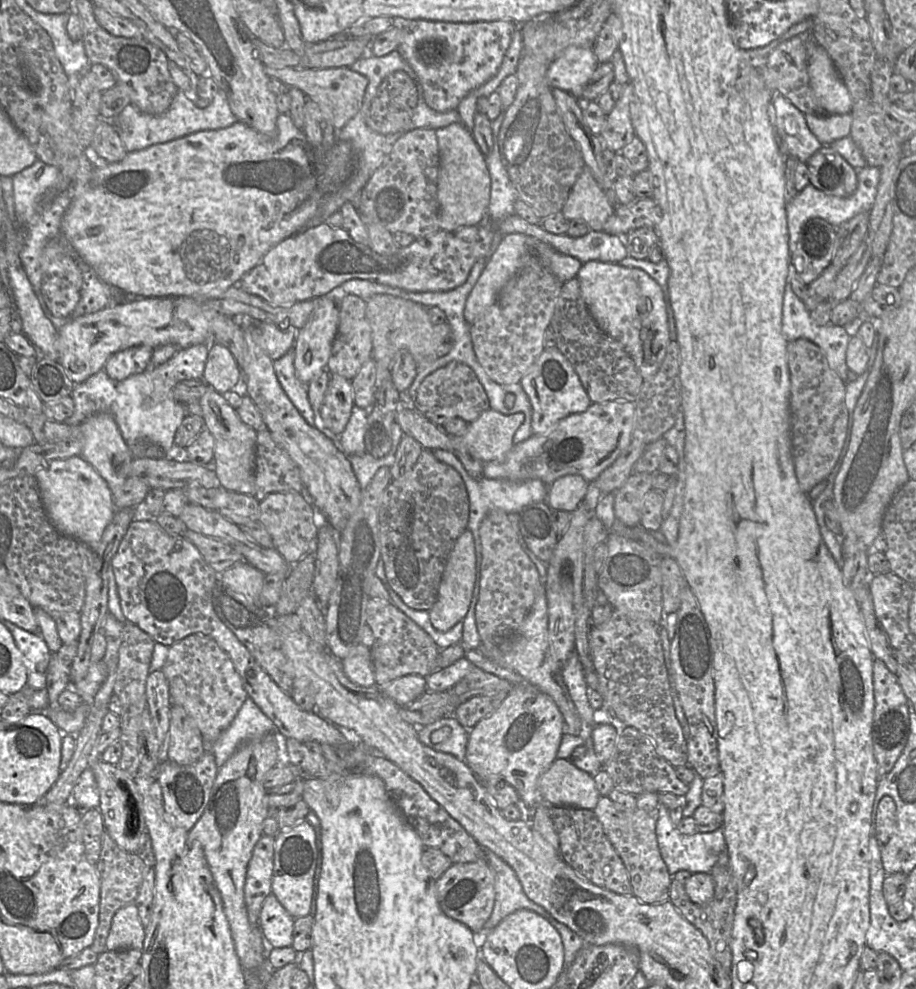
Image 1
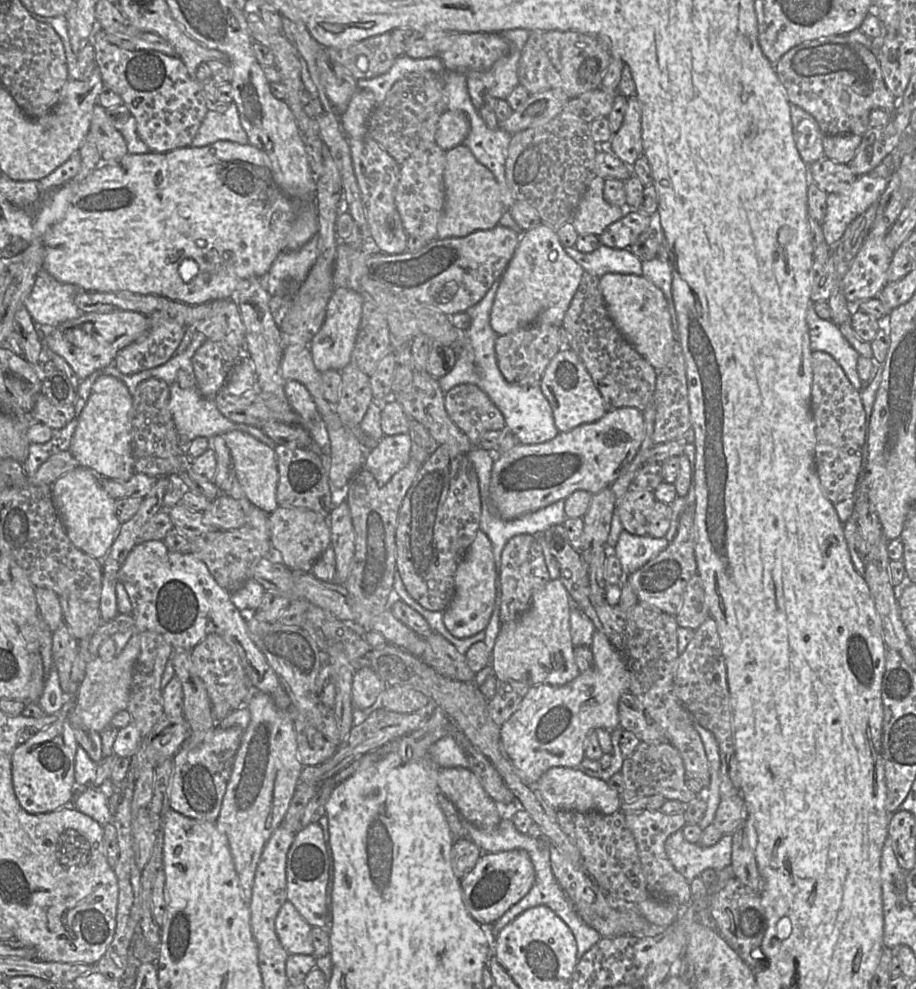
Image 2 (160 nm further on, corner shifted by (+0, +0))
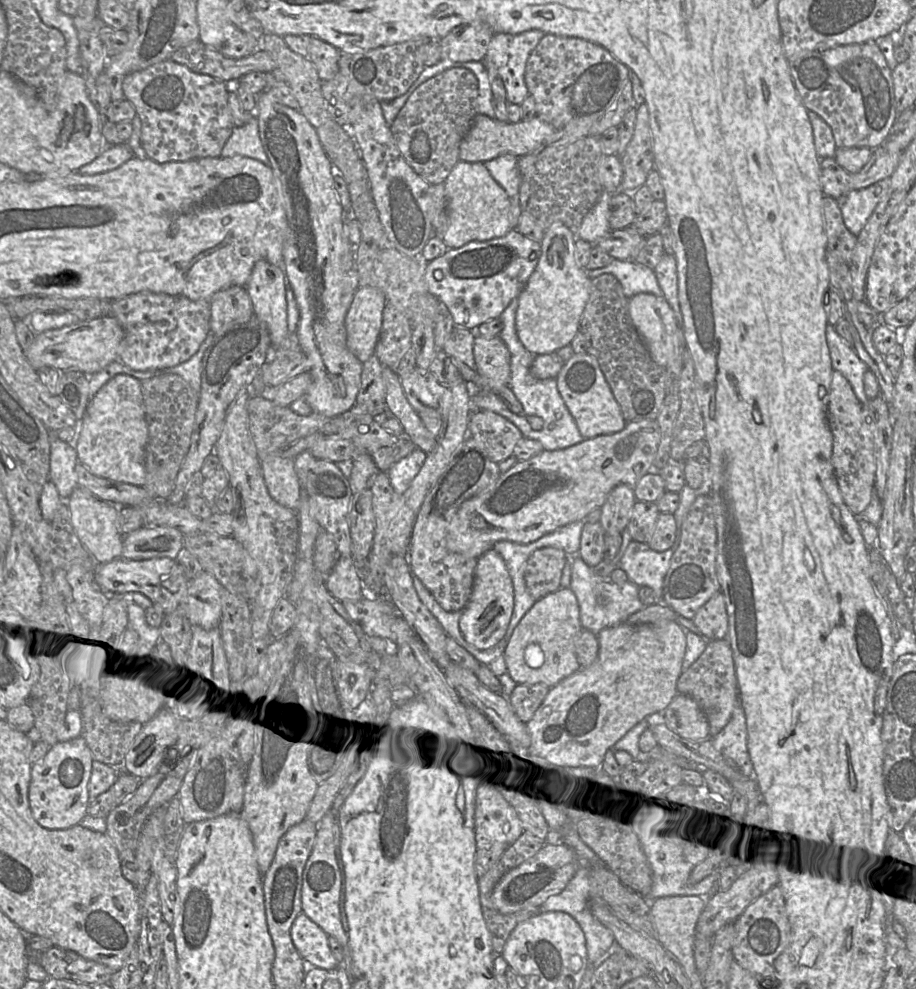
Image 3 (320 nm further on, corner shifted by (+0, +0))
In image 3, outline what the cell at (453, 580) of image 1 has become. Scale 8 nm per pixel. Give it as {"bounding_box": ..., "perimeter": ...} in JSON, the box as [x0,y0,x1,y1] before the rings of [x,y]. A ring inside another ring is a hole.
{"bounding_box":[459,548,514,650],"perimeter":[[[492,548],[477,559],[472,593],[459,621],[463,636],[479,650],[494,647],[505,636],[513,608],[514,592],[511,577],[503,558]]]}

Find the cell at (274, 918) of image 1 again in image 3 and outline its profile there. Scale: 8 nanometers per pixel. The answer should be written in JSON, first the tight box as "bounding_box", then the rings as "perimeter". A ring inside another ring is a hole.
{"bounding_box":[291,912,340,970],"perimeter":[[[301,912],[291,927],[291,938],[304,962],[311,967],[336,970],[340,962],[334,957],[328,934],[305,913]]]}

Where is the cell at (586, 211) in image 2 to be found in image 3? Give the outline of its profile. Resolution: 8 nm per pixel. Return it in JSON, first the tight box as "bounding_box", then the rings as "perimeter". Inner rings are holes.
{"bounding_box":[577,192,611,244],"perimeter":[[[603,192],[598,202],[585,215],[577,236],[595,244],[611,231],[610,229],[610,193]]]}

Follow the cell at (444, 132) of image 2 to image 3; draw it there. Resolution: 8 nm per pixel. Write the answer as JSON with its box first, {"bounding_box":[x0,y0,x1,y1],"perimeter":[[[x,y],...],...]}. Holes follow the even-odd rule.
{"bounding_box":[459,114,558,164],"perimeter":[[[476,114],[469,132],[460,144],[459,158],[461,161],[484,164],[505,154],[522,157],[550,145],[546,144],[546,138],[555,131],[558,130],[542,121],[537,115],[529,121],[521,120],[517,123],[510,123]]]}

